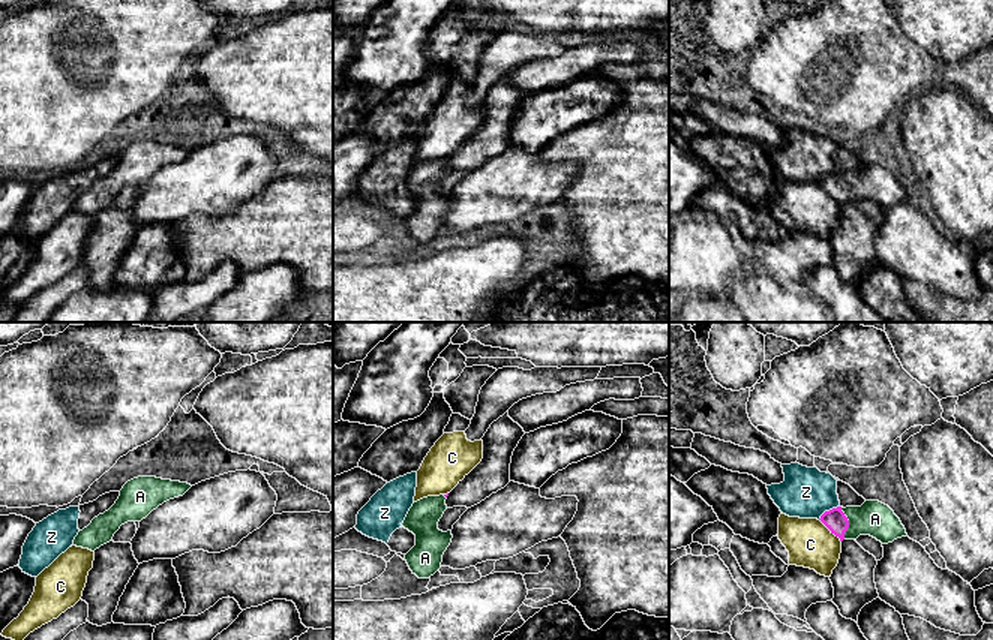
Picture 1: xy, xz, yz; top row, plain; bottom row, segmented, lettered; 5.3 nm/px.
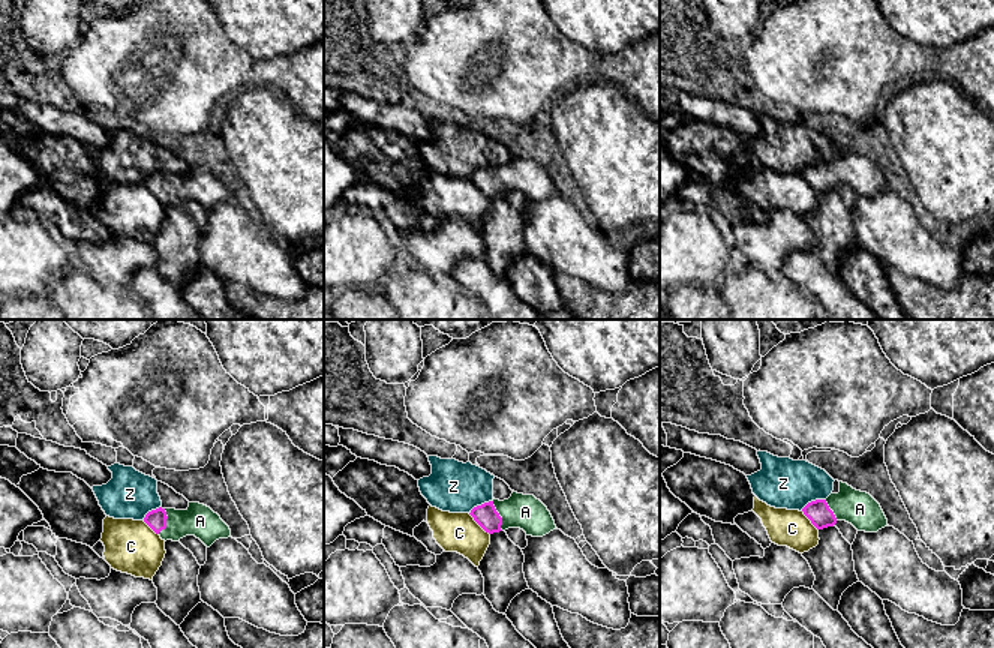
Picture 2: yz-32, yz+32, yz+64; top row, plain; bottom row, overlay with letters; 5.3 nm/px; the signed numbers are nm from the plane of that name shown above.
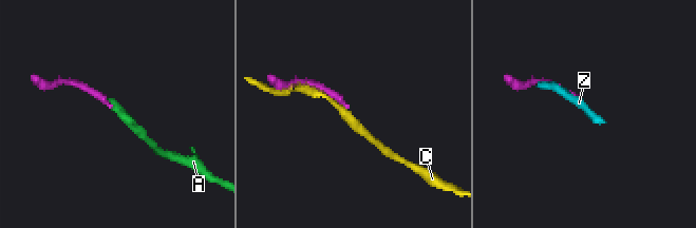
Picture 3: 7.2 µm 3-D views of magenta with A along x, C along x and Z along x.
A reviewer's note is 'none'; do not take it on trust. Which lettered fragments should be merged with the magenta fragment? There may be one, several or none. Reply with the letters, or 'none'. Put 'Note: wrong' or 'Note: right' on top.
Note: wrong
A

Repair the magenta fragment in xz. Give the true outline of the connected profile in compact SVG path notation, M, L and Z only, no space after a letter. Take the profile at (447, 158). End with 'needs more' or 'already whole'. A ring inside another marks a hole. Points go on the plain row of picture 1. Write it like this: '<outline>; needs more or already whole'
M428 160L414 166L402 187L416 199L416 210L405 219L405 225L418 243L429 243L441 232L442 219L452 207L452 195L438 193L447 174L447 160Z; needs more

